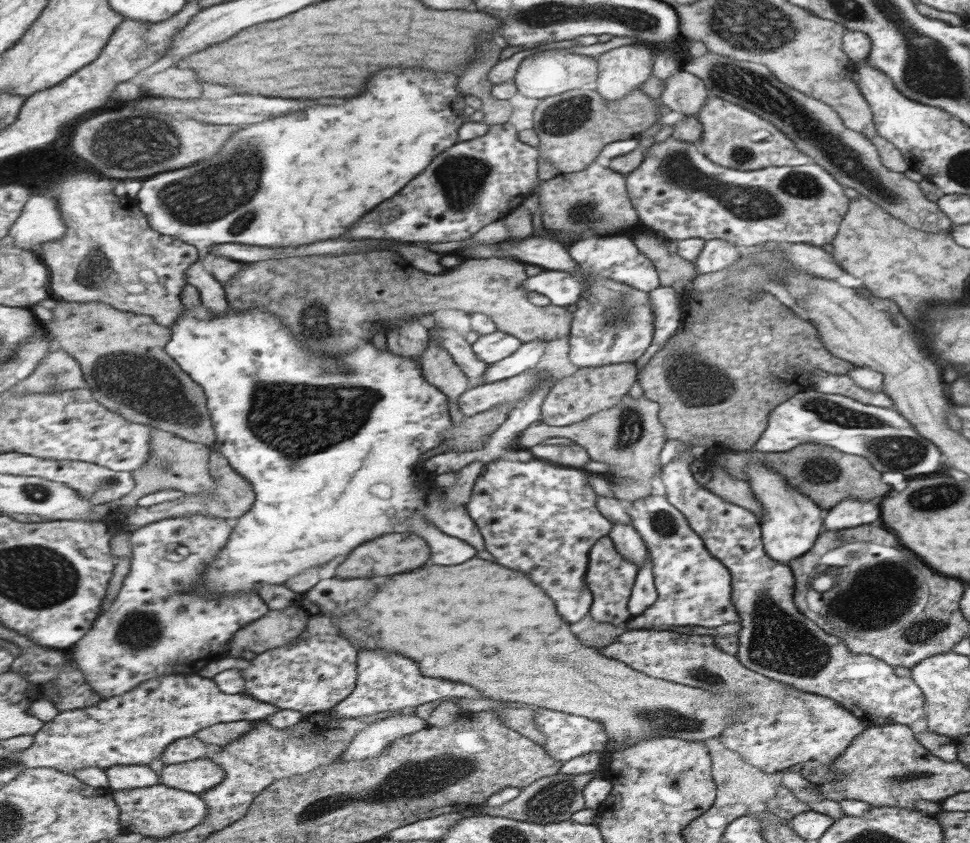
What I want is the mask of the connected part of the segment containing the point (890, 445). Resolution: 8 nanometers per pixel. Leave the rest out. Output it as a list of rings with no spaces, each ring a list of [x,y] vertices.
[[[813,388],[799,391],[793,398],[775,406],[766,432],[758,438],[751,452],[787,452],[801,443],[831,445],[848,455],[866,458],[875,470],[901,472],[905,476],[919,476],[937,472],[941,466],[941,452],[910,425],[897,410],[860,403],[840,394],[823,394]]]

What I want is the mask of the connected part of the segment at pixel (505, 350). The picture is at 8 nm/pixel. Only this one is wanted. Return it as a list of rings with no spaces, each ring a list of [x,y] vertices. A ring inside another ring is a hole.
[[[497,330],[491,334],[480,335],[472,347],[482,361],[493,364],[504,358],[509,358],[523,344],[524,342],[514,334]]]

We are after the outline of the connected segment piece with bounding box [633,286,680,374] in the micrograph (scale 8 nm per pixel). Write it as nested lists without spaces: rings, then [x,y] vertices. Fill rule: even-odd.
[[[657,286],[648,293],[650,306],[653,306],[653,338],[647,350],[635,359],[636,374],[645,367],[654,353],[674,335],[679,328],[680,310],[678,309],[679,297],[671,287]]]

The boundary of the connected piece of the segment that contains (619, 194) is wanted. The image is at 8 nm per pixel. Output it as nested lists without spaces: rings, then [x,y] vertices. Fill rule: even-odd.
[[[591,163],[576,173],[559,173],[541,185],[542,222],[545,228],[581,240],[585,236],[601,237],[621,234],[637,224],[635,210],[627,198],[626,178],[609,167]],[[543,204],[546,211],[543,211]],[[593,230],[593,232],[591,232]]]

